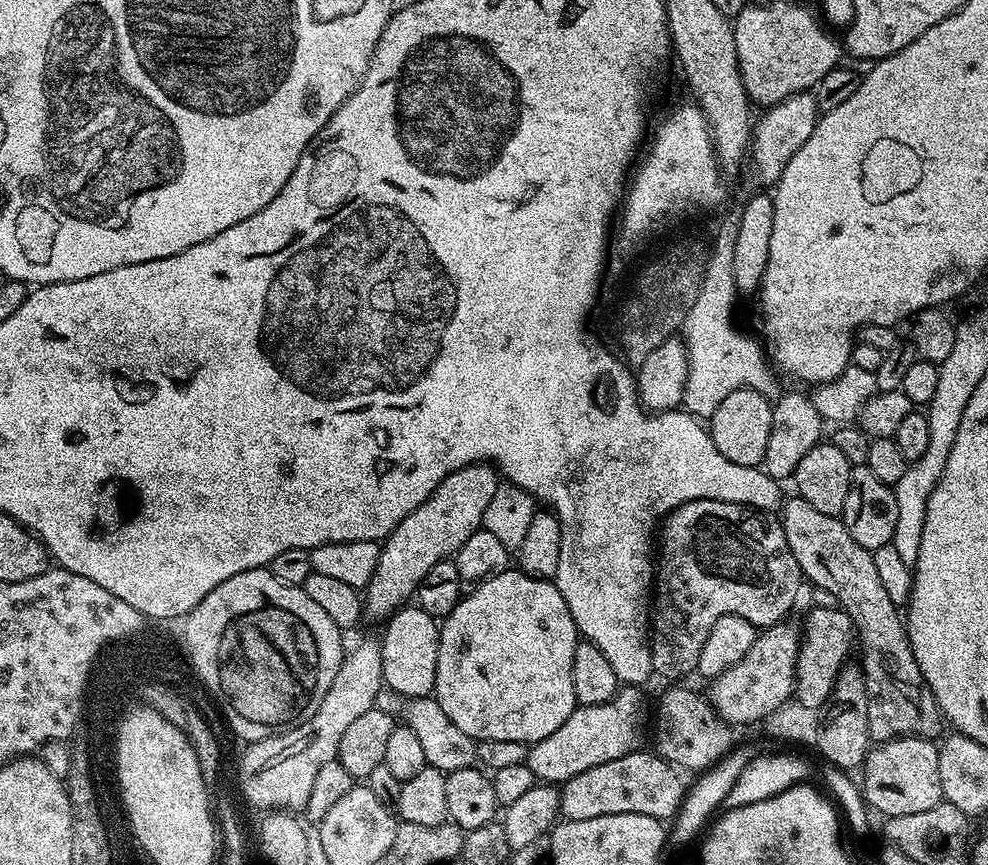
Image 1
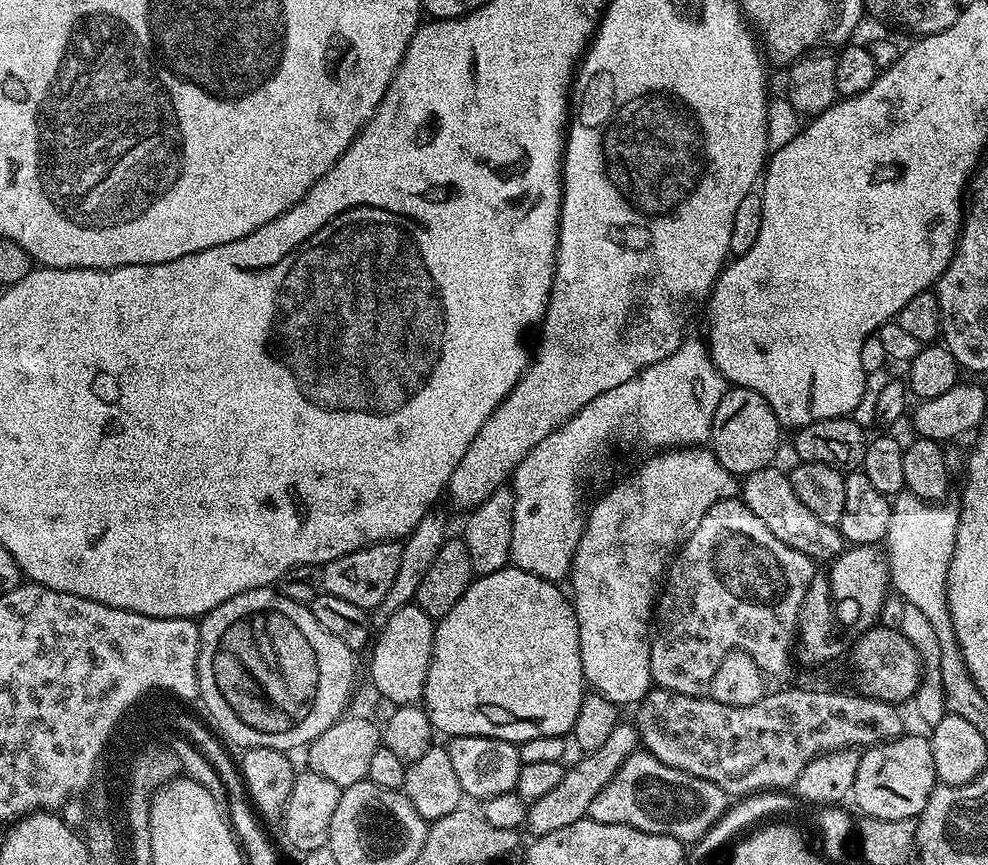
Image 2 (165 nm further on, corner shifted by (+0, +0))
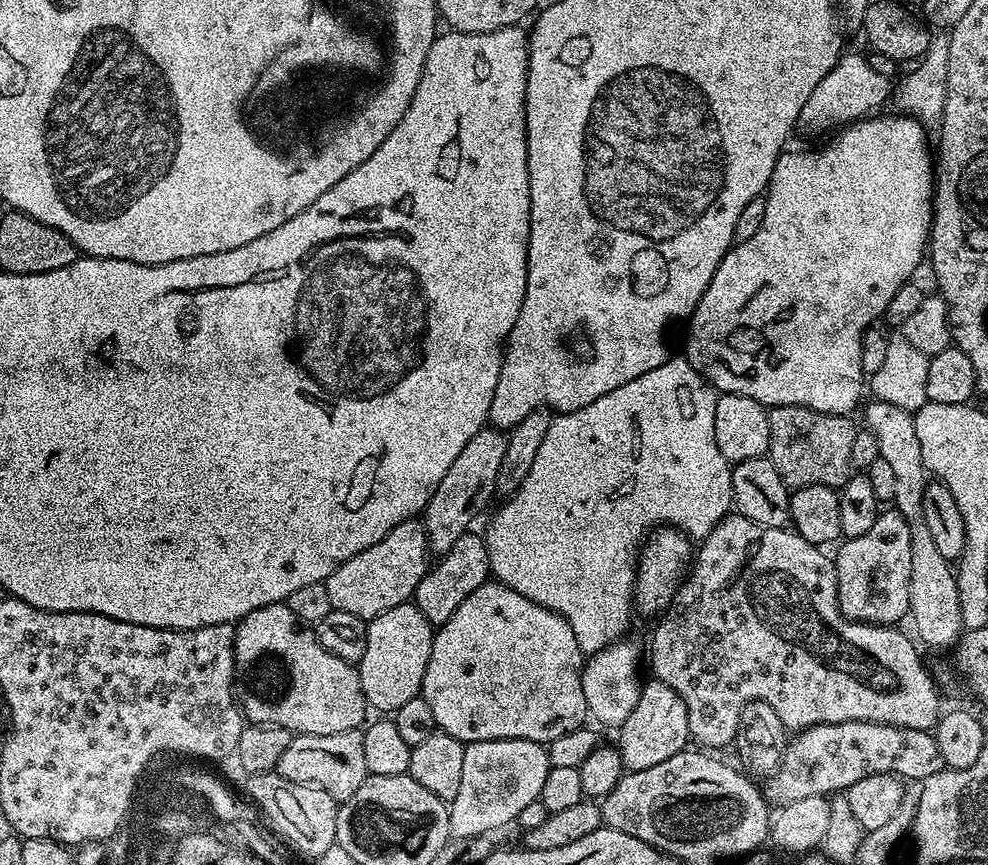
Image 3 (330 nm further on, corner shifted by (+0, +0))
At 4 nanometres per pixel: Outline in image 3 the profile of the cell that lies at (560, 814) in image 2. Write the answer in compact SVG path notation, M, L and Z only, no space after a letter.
M649 679L641 687L638 705L634 706L626 721L618 729L616 747L620 752L625 769L629 772L649 769L666 758L683 751L690 740L689 714L686 704L670 686L660 680Z

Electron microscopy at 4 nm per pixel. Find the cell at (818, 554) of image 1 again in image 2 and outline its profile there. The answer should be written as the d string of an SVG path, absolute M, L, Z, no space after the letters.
M776 466L754 470L749 476L743 477L742 499L747 508L754 510L754 514L766 522L770 534L774 534L778 542L806 554L814 562L835 560L846 547L837 525L822 522L813 512L806 510L806 506L802 506L798 494L794 494L790 486L787 471L779 472Z

